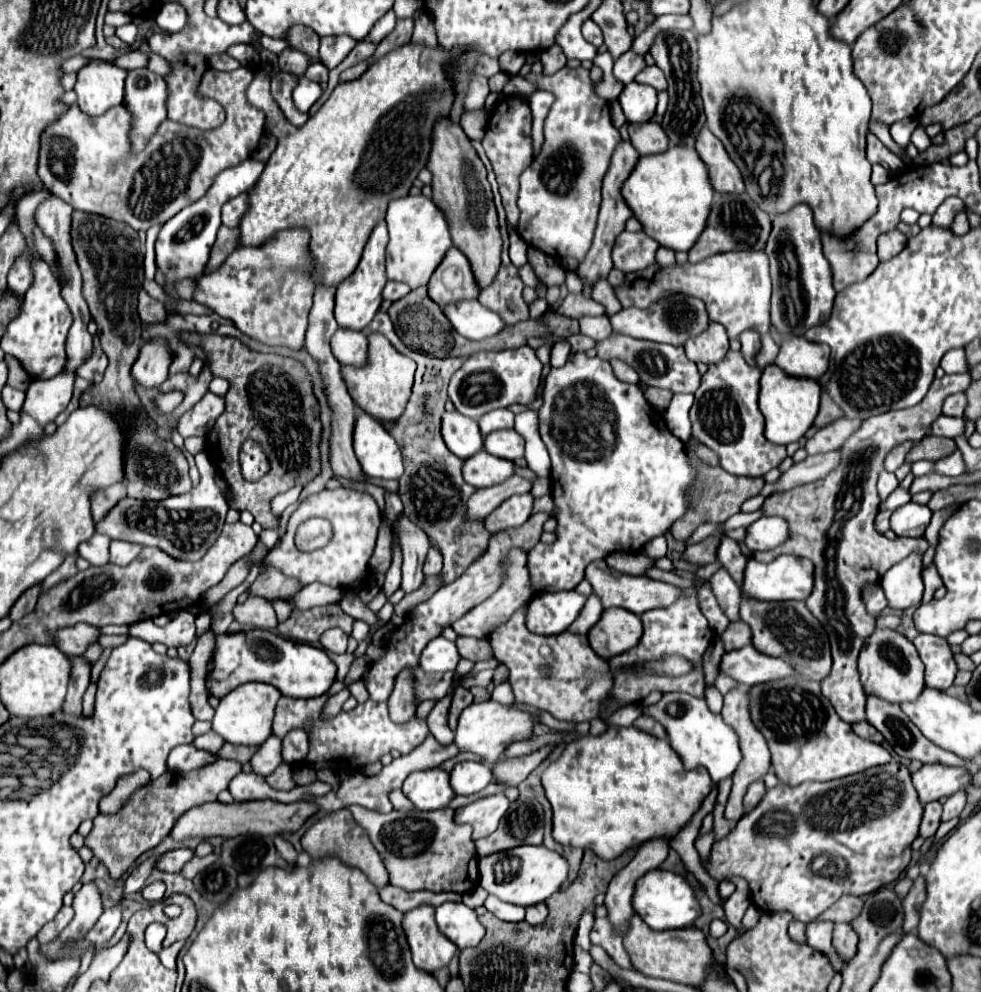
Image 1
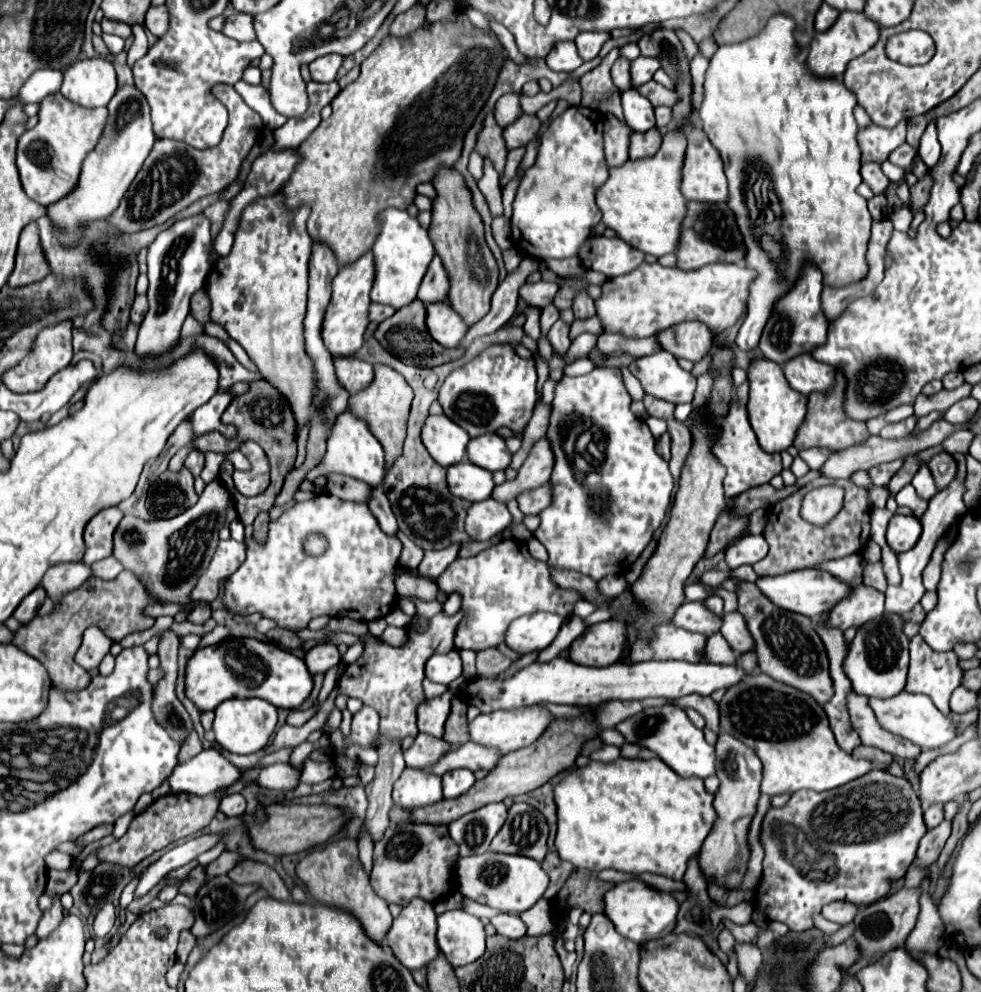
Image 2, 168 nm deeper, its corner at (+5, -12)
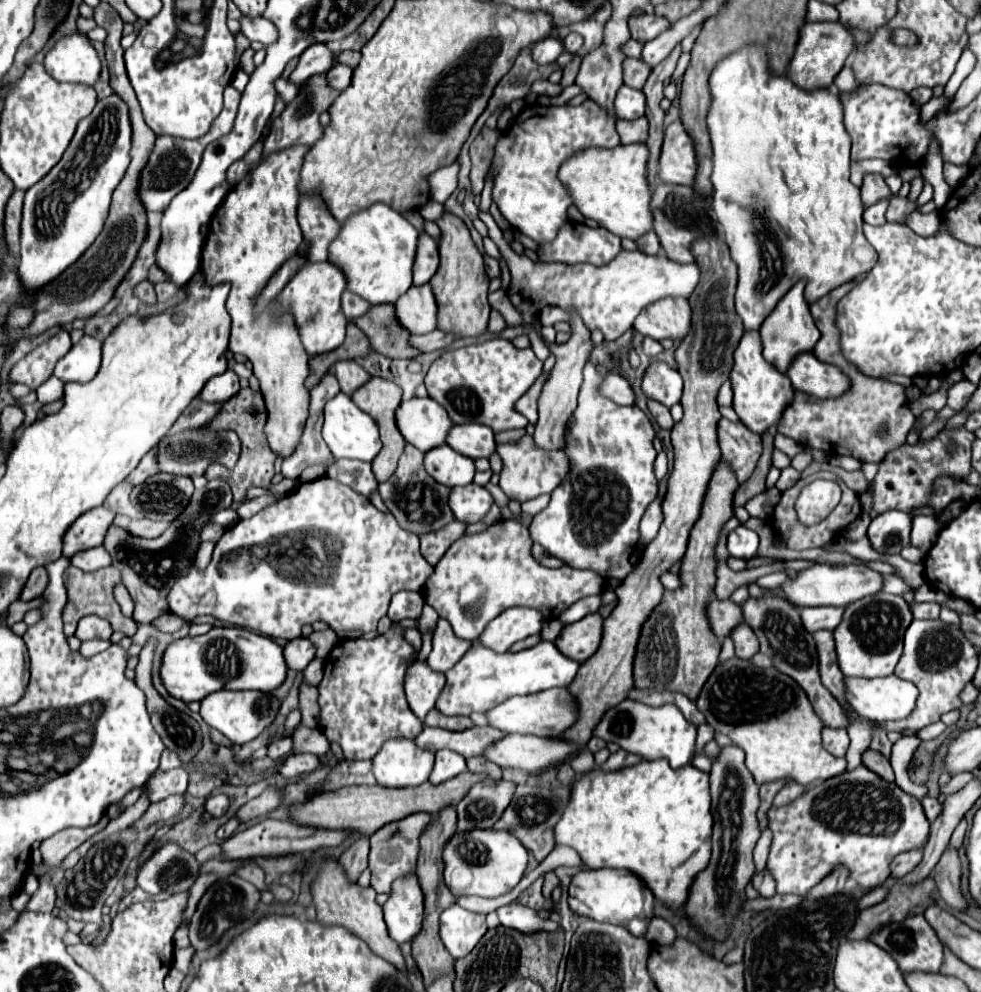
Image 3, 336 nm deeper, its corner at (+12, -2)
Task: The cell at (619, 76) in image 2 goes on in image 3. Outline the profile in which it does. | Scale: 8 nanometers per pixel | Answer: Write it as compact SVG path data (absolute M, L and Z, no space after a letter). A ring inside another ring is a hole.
M631 57L625 59L625 63L623 63L623 81L625 81L625 85L629 85L633 89L643 89L645 81L649 77L649 73L641 73L643 65L645 63L641 59L631 59Z

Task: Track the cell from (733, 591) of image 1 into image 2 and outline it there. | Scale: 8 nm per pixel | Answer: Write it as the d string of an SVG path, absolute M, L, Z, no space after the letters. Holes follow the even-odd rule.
M734 611L734 613L724 613L722 615L722 627L720 627L720 633L724 635L724 639L730 643L730 647L738 653L744 653L748 649L754 647L754 641L752 641L752 635L748 633L746 629L746 623L744 623L744 617Z

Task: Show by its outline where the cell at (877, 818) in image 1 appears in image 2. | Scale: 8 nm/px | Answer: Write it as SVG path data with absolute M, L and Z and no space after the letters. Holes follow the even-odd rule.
M874 769L868 775L854 779L852 783L846 783L844 787L836 787L832 791L824 791L824 793L816 793L816 791L796 791L792 793L790 801L784 807L770 807L770 811L766 813L764 821L762 821L762 831L760 831L760 841L764 847L764 873L762 879L756 887L756 909L768 919L768 921L782 921L790 927L790 931L802 933L814 927L814 915L822 911L824 905L832 903L832 901L848 901L854 905L870 905L874 901L880 901L888 895L892 881L900 879L902 875L906 875L910 863L916 857L918 851L918 843L926 833L926 825L922 819L922 807L920 807L920 799L916 795L916 791L912 789L912 785L904 779L904 777L894 777L888 771L882 769Z

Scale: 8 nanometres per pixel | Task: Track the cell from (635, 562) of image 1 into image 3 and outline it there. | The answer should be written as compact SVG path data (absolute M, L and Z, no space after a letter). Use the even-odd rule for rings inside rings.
M497 521L481 533L465 535L455 541L445 557L435 565L435 573L423 587L425 601L445 617L455 635L461 639L477 639L487 623L501 611L521 605L537 609L547 621L557 619L567 607L589 595L601 595L605 579L593 571L573 567L549 569L531 557L531 537L527 527L517 521Z

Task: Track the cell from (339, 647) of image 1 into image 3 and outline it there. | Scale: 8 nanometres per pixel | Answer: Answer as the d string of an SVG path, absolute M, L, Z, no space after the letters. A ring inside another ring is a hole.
M299 637L299 639L291 639L285 645L283 653L285 653L285 663L289 669L303 671L311 663L311 659L315 657L315 647L309 639Z

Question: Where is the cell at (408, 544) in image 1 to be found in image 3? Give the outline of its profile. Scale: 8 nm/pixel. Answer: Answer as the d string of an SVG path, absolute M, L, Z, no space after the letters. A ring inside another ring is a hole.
M337 459L335 465L329 467L327 475L331 479L337 479L351 489L355 489L361 495L371 495L371 491L377 489L377 479L371 471L371 463L365 461L349 461L349 459Z

